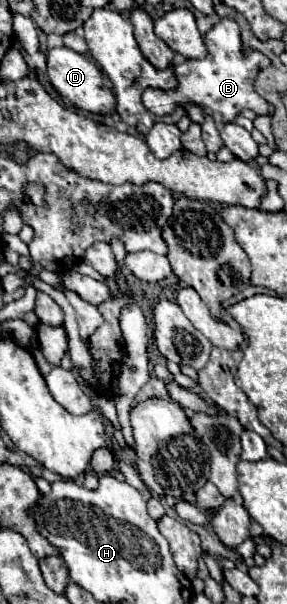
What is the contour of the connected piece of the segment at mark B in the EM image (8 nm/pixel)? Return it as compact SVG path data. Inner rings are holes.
M223 17L211 31L207 31L203 39L207 45L207 57L199 61L185 59L183 63L175 65L175 77L179 85L171 91L147 89L143 93L143 105L153 115L163 117L163 115L171 115L177 105L193 101L203 107L205 115L211 115L215 123L221 125L233 123L243 109L251 109L257 115L267 115L267 101L255 93L253 83L257 79L257 73L271 65L271 59L259 51L247 51L247 55L241 55L245 47L241 45L239 25L227 17Z

